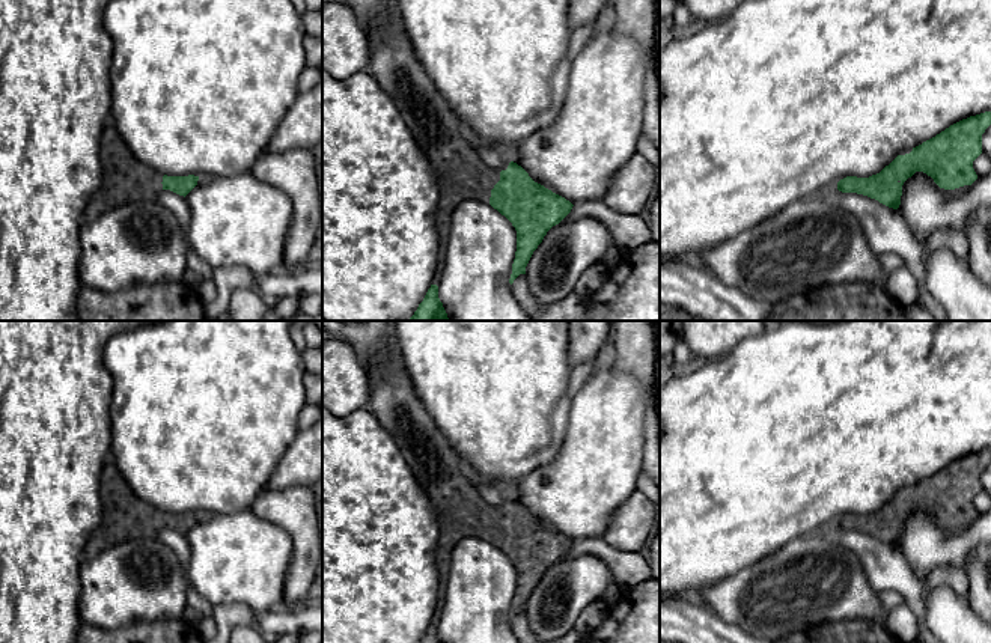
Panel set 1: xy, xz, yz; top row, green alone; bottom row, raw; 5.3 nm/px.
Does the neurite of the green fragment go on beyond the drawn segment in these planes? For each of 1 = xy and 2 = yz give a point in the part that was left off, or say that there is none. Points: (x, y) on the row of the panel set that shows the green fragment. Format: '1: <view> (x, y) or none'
1: xy (124, 178)
2: none

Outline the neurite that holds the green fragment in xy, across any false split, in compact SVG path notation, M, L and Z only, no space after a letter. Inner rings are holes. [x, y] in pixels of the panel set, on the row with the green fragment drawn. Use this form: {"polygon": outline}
{"polygon": "M111 120L101 134L101 187L92 196L89 209L98 217L130 202L155 200L163 190L187 196L199 176L167 176L140 161L127 146Z"}

